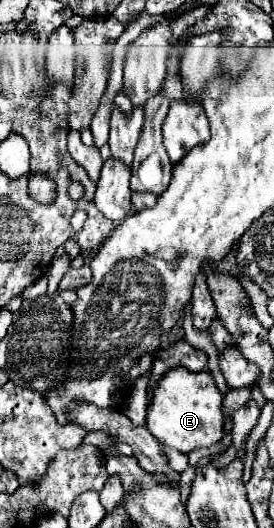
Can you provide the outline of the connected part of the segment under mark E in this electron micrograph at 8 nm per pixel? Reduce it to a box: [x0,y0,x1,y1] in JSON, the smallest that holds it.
[146,368,224,452]

